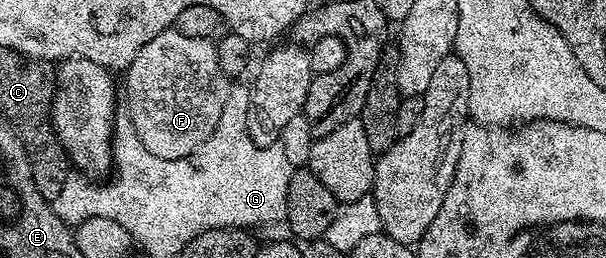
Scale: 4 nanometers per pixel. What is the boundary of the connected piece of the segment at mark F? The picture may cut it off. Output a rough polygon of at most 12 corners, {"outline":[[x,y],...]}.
{"outline":[[168,30],[126,68],[137,138],[185,158],[229,77],[216,45]]}

